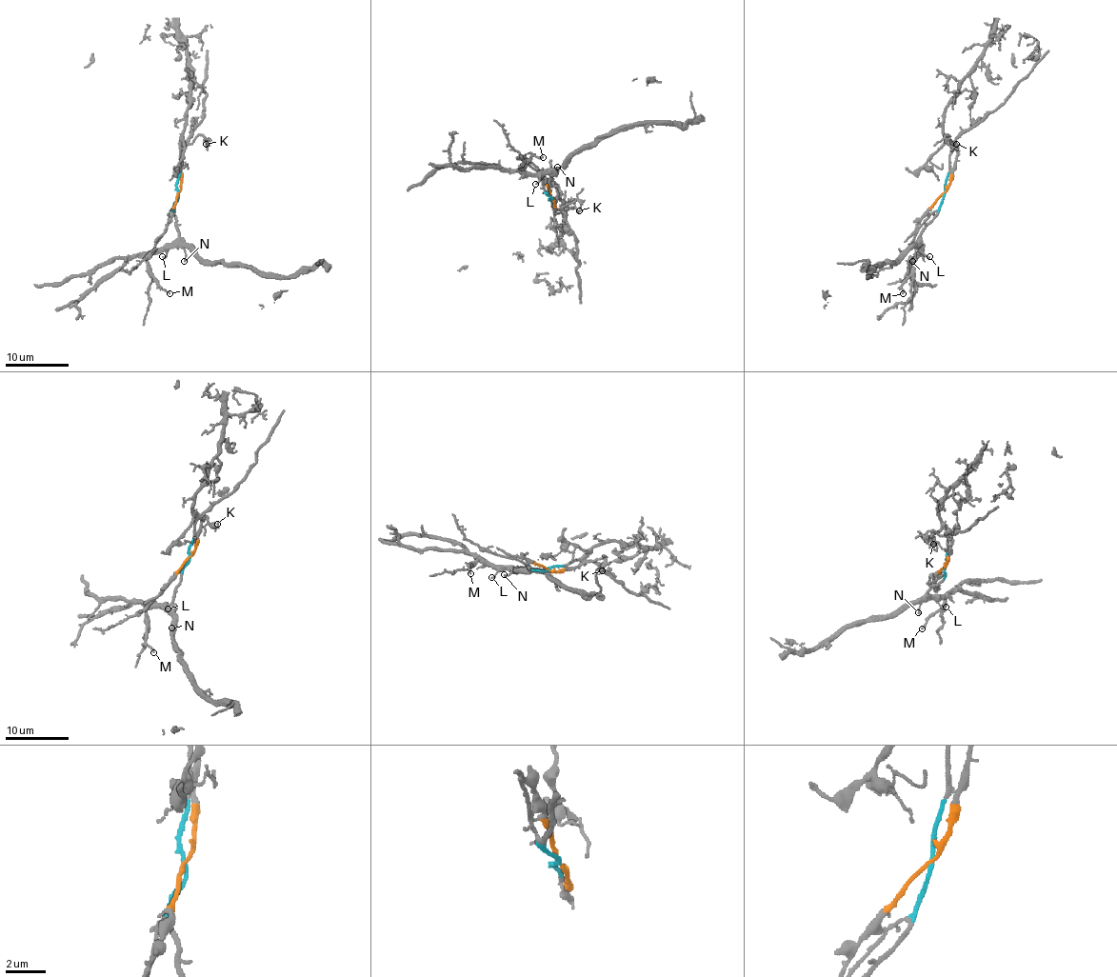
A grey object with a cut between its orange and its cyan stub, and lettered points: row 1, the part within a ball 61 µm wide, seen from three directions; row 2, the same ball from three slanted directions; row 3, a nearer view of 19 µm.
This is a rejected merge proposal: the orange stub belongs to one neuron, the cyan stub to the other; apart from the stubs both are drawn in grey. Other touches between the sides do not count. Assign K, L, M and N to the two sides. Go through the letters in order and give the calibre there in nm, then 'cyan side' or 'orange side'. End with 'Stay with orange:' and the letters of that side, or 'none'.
K: 90 nm thick; orange side
L: 100 nm thick; cyan side
M: 130 nm thick; cyan side
N: 160 nm thick; cyan side
Stay with orange: K

